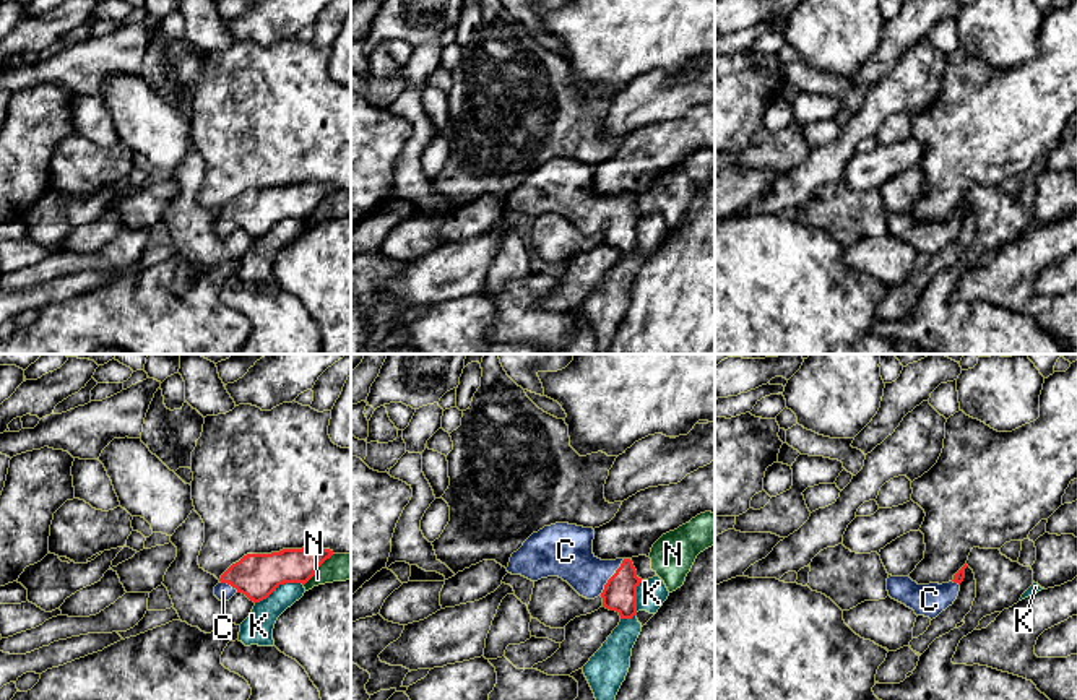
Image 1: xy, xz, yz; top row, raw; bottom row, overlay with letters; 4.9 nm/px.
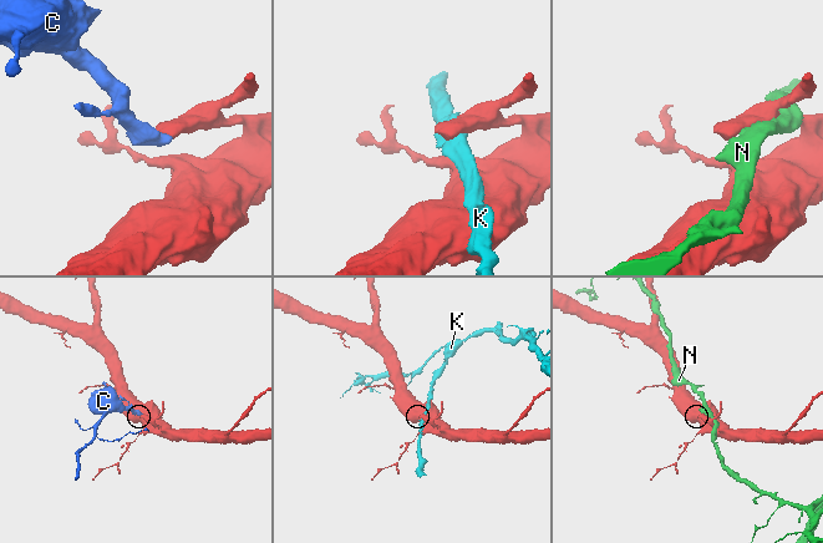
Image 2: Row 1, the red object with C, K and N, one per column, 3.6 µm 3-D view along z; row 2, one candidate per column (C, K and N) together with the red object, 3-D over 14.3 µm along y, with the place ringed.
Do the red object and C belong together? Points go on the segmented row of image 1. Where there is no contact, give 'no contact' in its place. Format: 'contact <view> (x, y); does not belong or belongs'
contact xz (611, 577); belongs

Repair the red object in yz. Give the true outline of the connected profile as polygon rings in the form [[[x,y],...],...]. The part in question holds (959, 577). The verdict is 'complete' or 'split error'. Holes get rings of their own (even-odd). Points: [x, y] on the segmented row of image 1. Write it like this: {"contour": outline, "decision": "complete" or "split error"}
{"contour": [[[965,564],[949,583],[918,585],[910,577],[887,578],[889,596],[906,607],[913,609],[916,616],[936,619],[942,611],[954,604],[958,596],[960,583],[965,578]]], "decision": "split error"}

